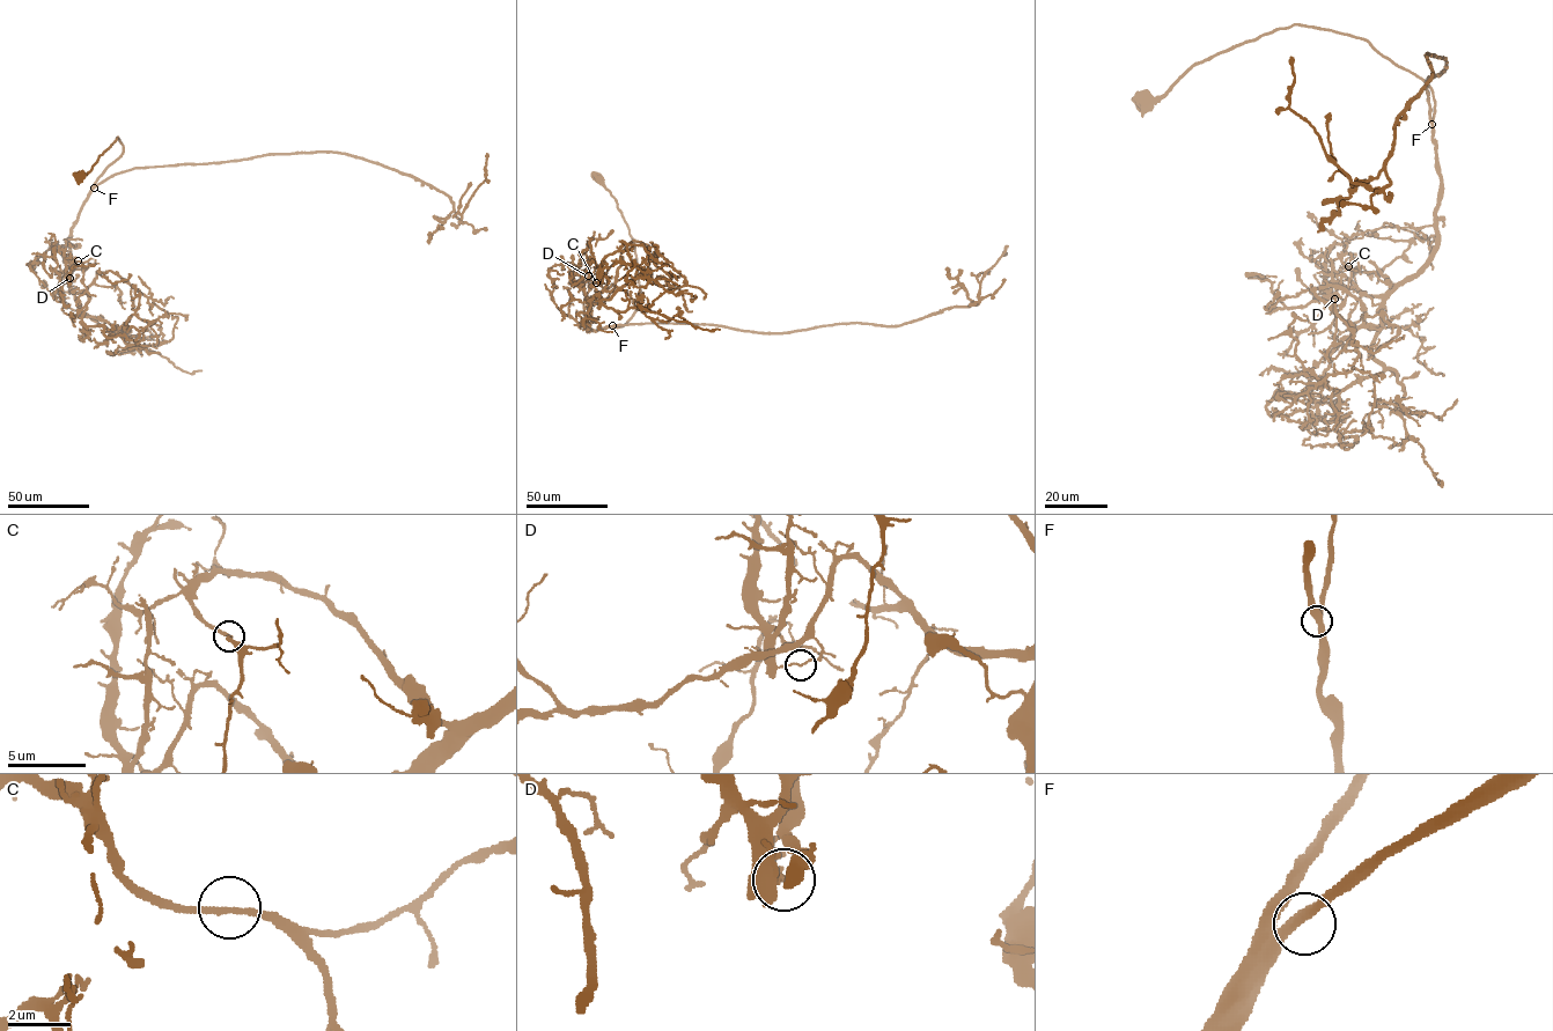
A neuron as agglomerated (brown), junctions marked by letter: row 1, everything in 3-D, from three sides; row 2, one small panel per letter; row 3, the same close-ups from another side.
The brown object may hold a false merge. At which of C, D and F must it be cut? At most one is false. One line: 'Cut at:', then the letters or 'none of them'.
Cut at: D

